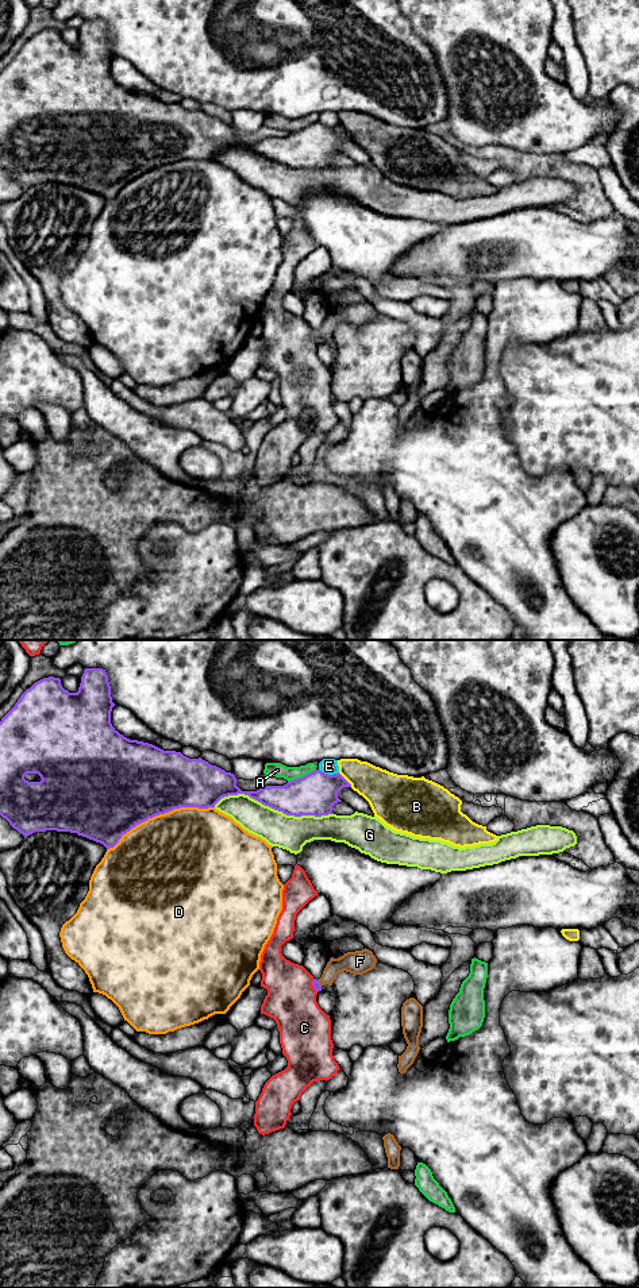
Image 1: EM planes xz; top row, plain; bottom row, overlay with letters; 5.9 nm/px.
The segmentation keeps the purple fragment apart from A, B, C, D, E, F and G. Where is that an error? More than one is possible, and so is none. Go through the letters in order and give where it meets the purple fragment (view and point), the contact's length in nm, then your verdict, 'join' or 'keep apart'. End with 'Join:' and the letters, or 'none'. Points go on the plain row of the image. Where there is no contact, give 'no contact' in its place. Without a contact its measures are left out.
A: xz (303, 128) | 190 nm | keep apart
B: xz (345, 131) | 120 nm | keep apart
C: xz (312, 336) | 90 nm | keep apart
D: xz (160, 165) | 700 nm | keep apart
E: xz (327, 126) | 120 nm | keep apart
F: xz (319, 335) | 50 nm | join
G: xz (273, 159) | 700 nm | keep apart
Join: F

